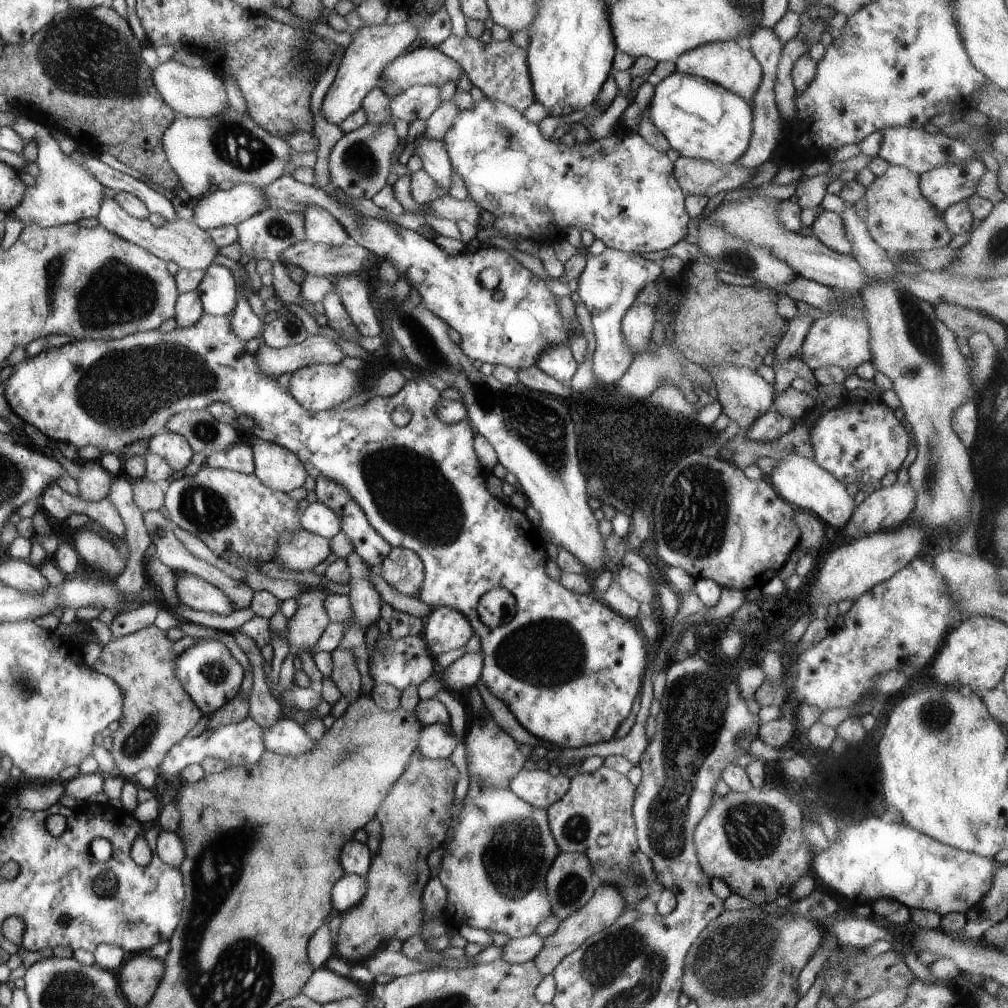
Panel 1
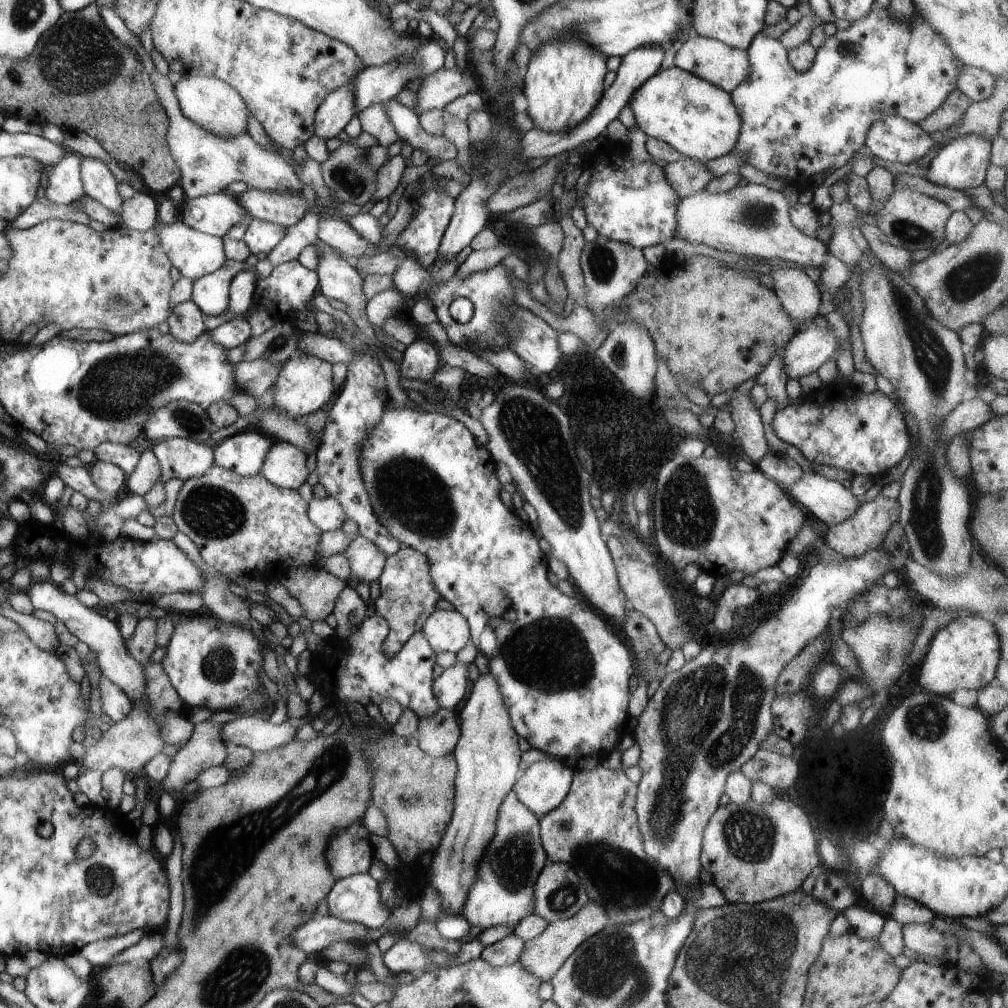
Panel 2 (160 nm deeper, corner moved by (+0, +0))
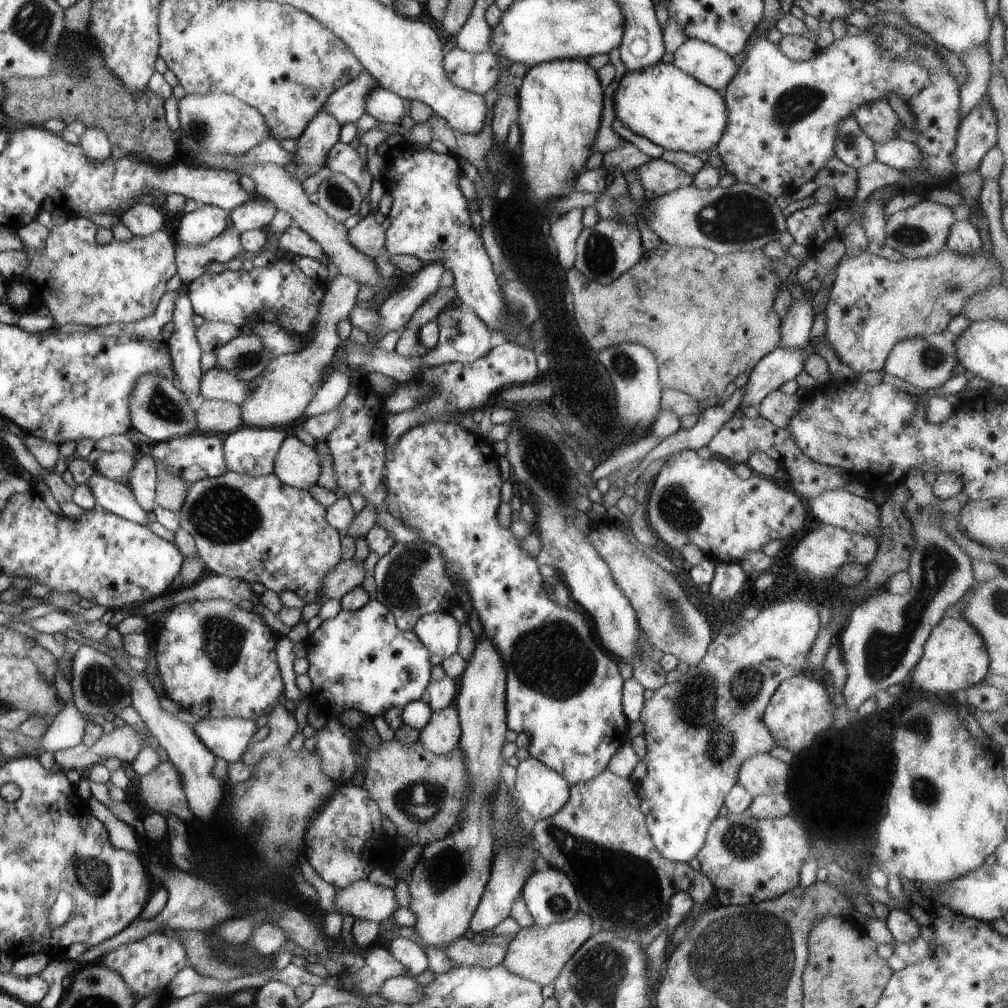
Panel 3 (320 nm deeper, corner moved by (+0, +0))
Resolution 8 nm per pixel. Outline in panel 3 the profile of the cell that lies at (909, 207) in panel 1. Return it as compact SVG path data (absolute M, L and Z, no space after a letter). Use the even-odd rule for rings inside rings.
M924 197L920 204L900 210L888 218L885 225L886 245L900 252L906 259L935 257L945 250L950 228L954 222L952 208L931 202Z

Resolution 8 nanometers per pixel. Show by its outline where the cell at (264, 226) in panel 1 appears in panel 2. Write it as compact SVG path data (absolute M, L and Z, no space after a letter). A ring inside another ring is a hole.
M253 219L248 226L247 232L243 237L244 242L248 246L250 253L258 256L260 253L270 253L280 240L286 236L286 228L279 225Z

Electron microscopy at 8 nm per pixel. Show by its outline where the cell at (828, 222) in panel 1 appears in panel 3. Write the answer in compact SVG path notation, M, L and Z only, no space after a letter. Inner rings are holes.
M872 248L852 257L846 254L835 270L830 298L824 309L825 340L840 362L850 369L858 373L881 371L894 344L912 336L930 336L944 332L952 318L963 314L964 302L970 296L976 296L976 292L992 284L1004 286L1002 282L1004 276L1000 271L1000 262L996 258L990 260L990 256L984 254L982 248L972 256L945 249L935 257L904 259L900 262L893 262L884 257L883 252Z

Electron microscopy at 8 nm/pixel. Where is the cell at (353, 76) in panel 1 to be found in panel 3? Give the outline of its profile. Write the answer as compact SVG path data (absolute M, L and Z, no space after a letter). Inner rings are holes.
M318 112L298 138L294 160L284 170L300 182L318 174L326 167L326 154L339 142L341 128L342 124L332 114Z

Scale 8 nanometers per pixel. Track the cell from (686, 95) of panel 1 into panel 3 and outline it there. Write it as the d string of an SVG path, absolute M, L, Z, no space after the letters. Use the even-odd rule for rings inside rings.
M664 62L638 72L627 72L612 98L614 114L628 130L673 152L710 153L720 144L728 126L728 108L722 94Z

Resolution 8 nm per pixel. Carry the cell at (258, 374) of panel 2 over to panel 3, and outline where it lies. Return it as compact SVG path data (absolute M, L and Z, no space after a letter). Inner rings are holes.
M212 368L204 372L199 387L200 399L222 400L238 406L244 404L250 392L250 380L240 380L226 370Z

